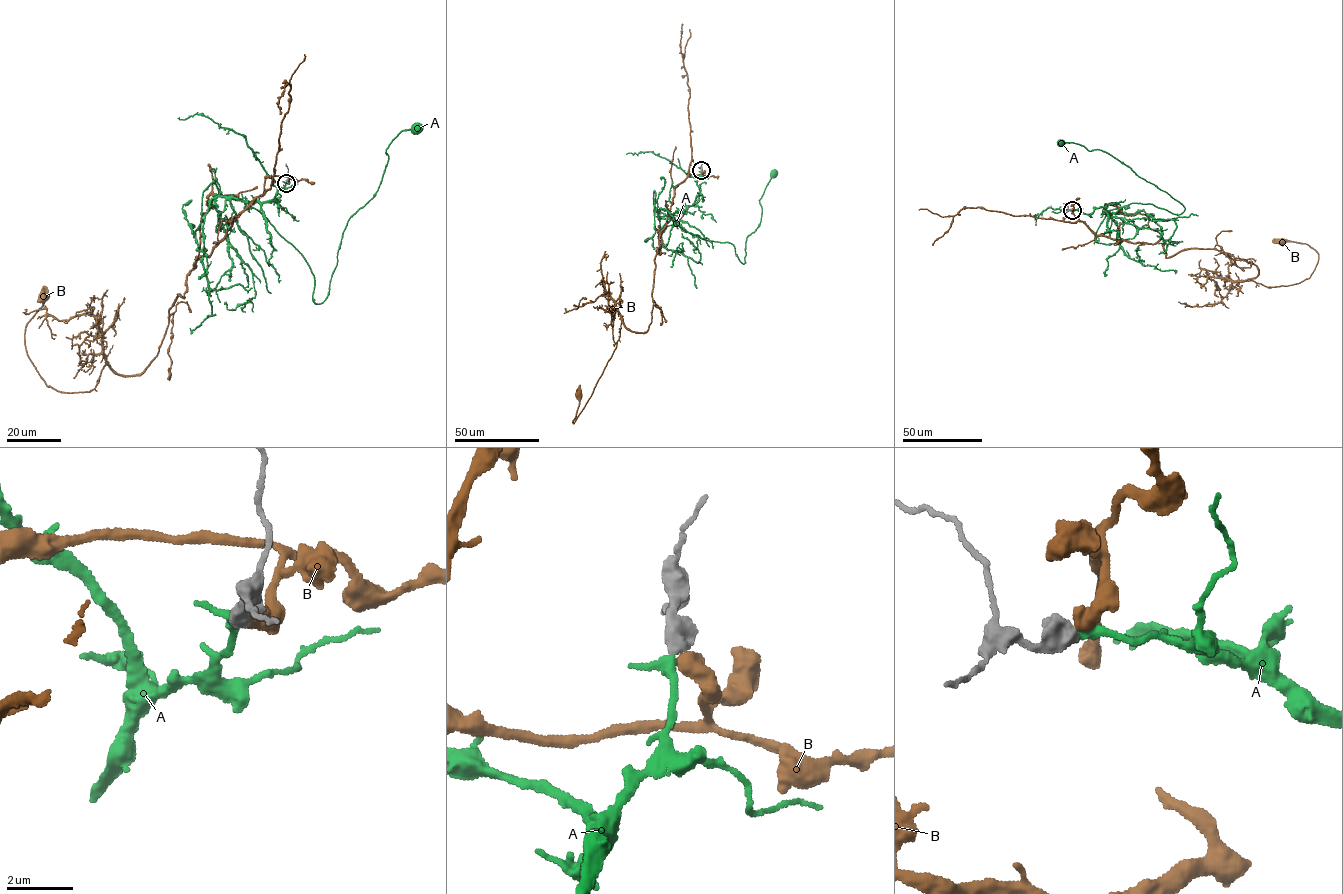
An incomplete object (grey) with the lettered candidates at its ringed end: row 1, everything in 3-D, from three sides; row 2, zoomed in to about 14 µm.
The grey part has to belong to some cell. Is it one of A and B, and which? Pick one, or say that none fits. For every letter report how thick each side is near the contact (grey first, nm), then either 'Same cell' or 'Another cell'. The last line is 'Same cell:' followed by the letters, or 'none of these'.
A: Thickness 600 nm (grey) against 240 nm. Same cell
B: Thickness 650 nm (grey) against 500 nm. Another cell
Same cell: A

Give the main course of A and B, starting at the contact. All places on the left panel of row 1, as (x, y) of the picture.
A: (286, 183), (277, 202), (232, 198), (297, 248), (315, 304), (393, 139), (417, 128)
B: (286, 183), (268, 176), (193, 263), (138, 374), (106, 364), (90, 392), (47, 385), (24, 341), (42, 297)

